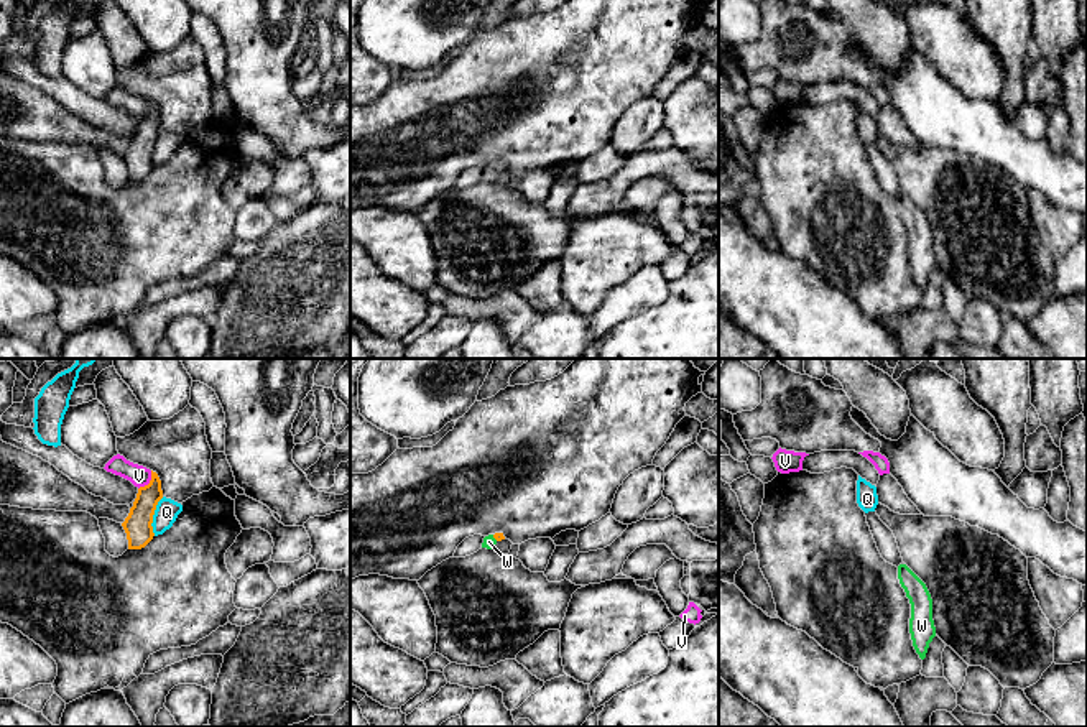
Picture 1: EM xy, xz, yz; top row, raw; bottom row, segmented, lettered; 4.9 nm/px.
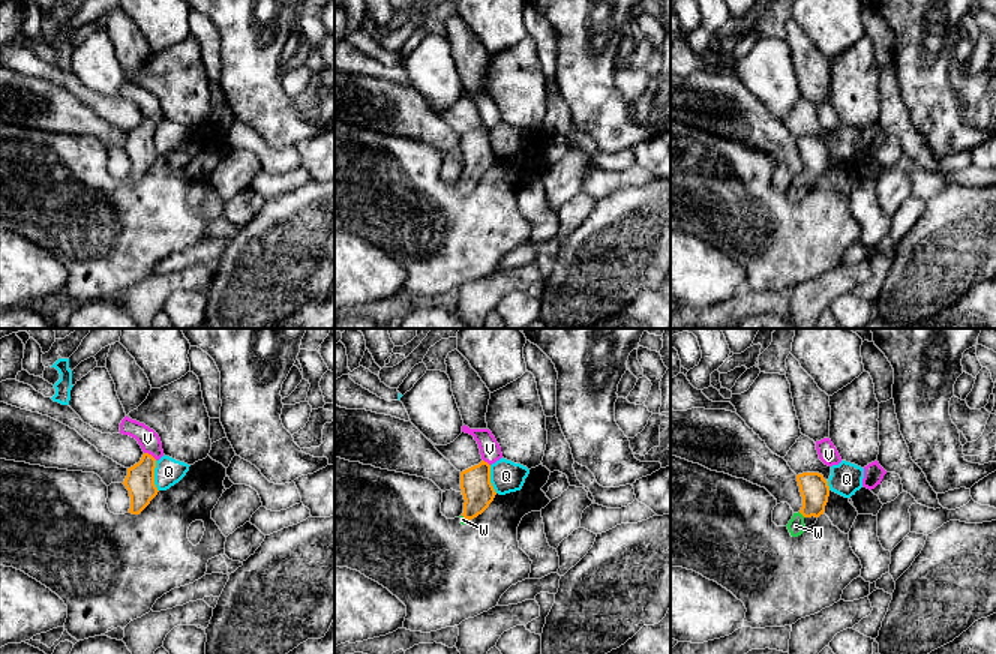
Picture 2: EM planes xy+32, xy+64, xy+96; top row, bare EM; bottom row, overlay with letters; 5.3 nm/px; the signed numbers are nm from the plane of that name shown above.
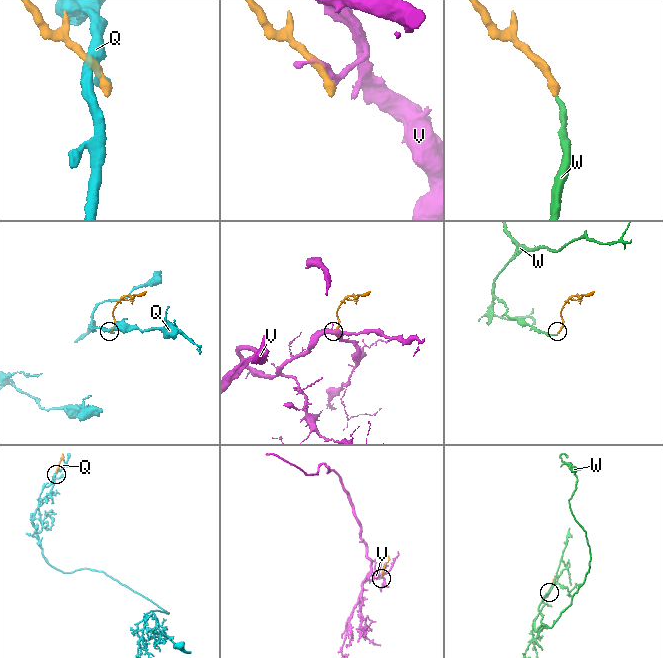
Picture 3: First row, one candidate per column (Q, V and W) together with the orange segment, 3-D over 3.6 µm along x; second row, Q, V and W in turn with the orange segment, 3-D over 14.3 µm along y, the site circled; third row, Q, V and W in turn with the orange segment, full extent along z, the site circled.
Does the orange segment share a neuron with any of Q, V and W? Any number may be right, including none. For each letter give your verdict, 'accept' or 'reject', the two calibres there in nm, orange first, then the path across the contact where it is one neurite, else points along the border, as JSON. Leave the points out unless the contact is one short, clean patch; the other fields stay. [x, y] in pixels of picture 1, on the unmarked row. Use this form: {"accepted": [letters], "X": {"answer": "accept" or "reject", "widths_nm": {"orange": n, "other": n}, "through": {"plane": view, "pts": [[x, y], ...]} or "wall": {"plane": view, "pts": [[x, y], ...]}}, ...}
{"accepted": ["W"], "Q": {"answer": "reject", "widths_nm": {"orange": 140, "other": 120}}, "V": {"answer": "reject", "widths_nm": {"orange": 140, "other": 100}, "wall": {"plane": "xy", "pts": [[152, 102], [152, 111], [138, 120]]}}, "W": {"answer": "accept", "widths_nm": {"orange": 50, "other": 60}, "through": {"plane": "xz", "pts": [[499, 168], [495, 170], [489, 173]]}}}

